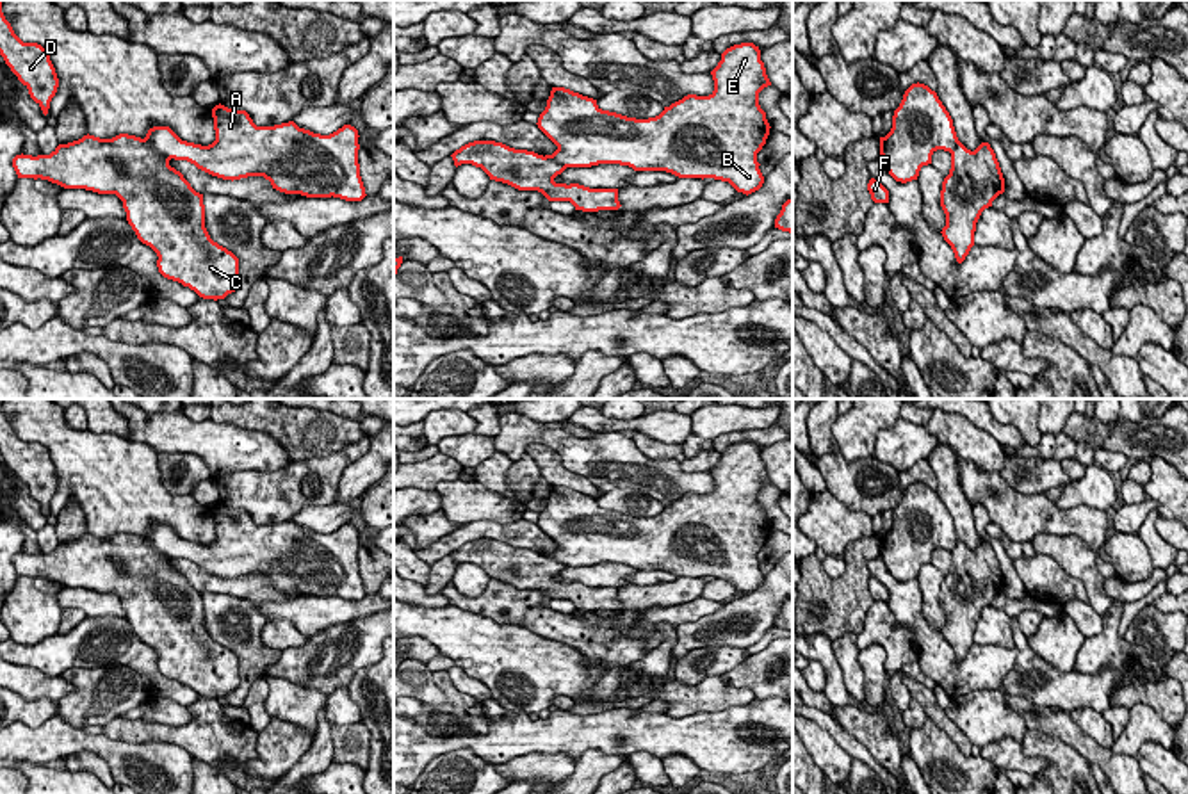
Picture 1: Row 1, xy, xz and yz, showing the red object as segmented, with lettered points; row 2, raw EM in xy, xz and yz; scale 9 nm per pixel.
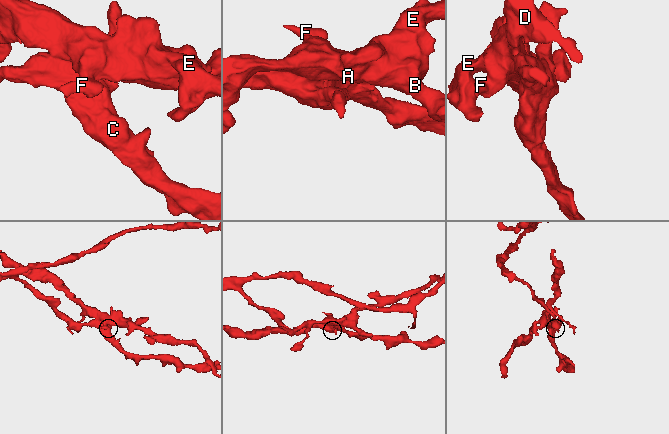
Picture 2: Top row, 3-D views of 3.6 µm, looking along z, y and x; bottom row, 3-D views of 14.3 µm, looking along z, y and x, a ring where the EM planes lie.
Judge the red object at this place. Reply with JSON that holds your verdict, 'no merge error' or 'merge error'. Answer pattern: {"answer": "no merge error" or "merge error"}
{"answer": "merge error"}

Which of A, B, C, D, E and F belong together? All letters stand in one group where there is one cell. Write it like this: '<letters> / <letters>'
A B D E F / C

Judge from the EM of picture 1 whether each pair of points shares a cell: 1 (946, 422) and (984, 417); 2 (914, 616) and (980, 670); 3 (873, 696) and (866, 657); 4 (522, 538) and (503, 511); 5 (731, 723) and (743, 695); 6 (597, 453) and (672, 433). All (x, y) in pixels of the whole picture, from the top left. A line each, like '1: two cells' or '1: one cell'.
1: two cells
2: one cell
3: one cell
4: two cells
5: two cells
6: two cells

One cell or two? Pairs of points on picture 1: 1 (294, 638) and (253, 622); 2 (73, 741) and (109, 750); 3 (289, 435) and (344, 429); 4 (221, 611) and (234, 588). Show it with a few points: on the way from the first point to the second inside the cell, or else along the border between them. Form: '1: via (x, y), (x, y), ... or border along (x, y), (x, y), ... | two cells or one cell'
1: border along (266, 622), (262, 641), (282, 650) | two cells
2: via (82, 741), (100, 745) | one cell
3: via (303, 433), (330, 431) | one cell
4: border along (227, 593), (244, 599) | two cells

